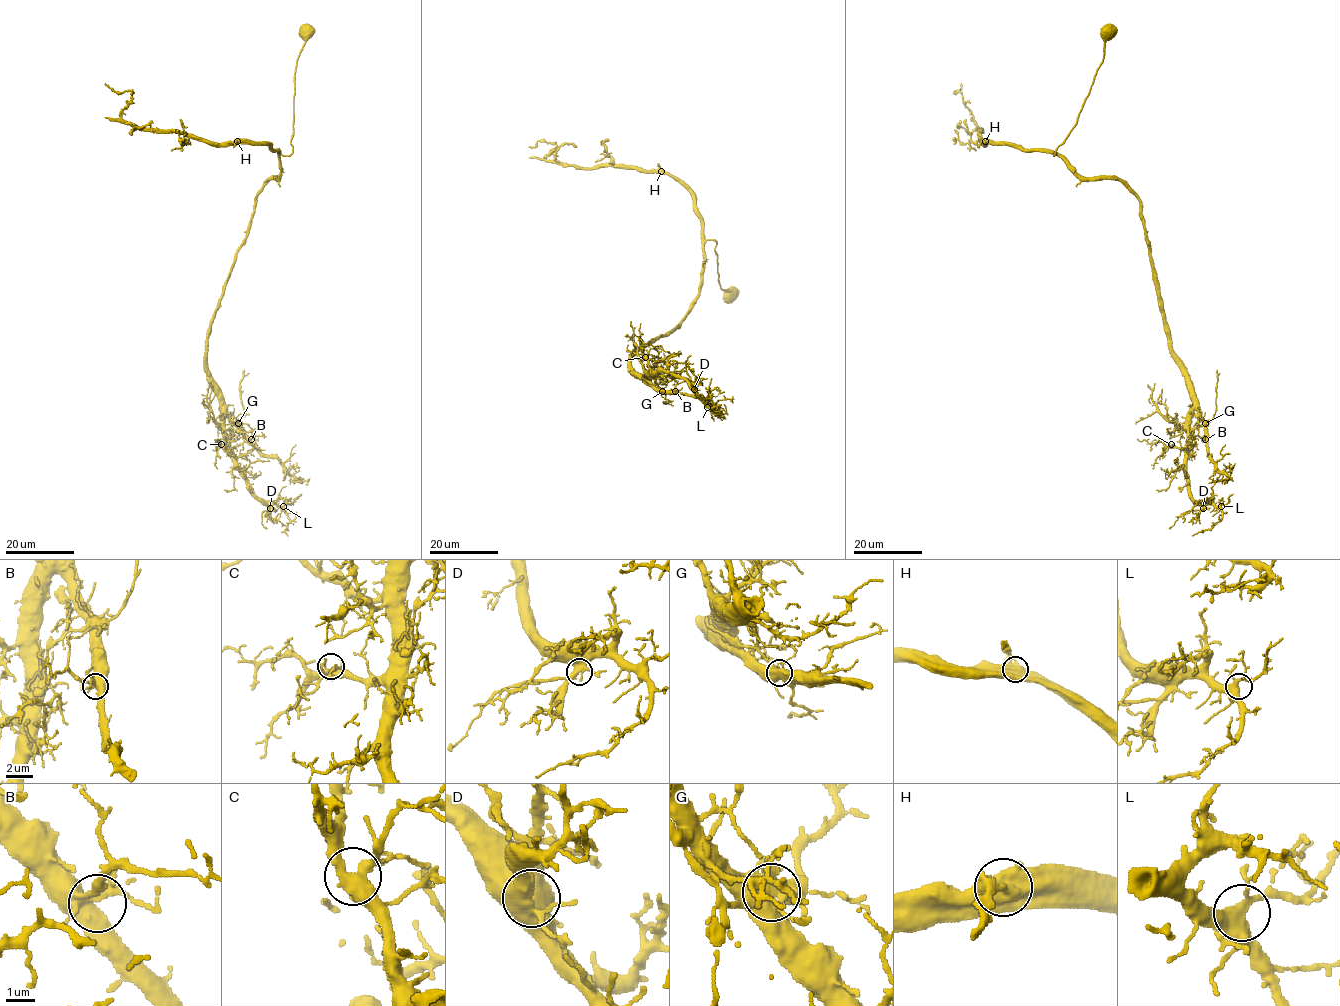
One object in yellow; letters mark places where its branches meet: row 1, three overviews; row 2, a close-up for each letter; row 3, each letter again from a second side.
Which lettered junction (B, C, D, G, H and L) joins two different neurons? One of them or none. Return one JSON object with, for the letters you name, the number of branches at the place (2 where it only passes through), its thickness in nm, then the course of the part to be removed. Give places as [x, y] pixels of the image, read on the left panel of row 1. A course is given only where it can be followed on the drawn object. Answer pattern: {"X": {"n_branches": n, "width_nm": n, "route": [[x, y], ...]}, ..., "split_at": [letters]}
{"G": {"n_branches": 7, "width_nm": 650, "route": [[238, 423], [245, 414], [239, 383], [249, 373]]}, "split_at": ["G"]}

